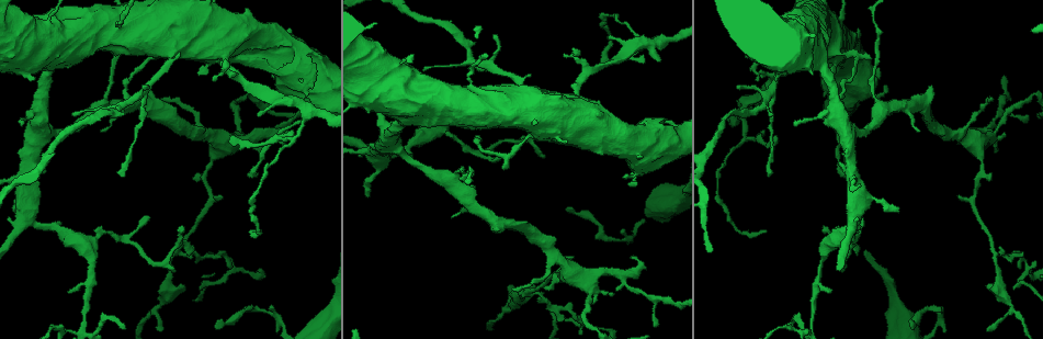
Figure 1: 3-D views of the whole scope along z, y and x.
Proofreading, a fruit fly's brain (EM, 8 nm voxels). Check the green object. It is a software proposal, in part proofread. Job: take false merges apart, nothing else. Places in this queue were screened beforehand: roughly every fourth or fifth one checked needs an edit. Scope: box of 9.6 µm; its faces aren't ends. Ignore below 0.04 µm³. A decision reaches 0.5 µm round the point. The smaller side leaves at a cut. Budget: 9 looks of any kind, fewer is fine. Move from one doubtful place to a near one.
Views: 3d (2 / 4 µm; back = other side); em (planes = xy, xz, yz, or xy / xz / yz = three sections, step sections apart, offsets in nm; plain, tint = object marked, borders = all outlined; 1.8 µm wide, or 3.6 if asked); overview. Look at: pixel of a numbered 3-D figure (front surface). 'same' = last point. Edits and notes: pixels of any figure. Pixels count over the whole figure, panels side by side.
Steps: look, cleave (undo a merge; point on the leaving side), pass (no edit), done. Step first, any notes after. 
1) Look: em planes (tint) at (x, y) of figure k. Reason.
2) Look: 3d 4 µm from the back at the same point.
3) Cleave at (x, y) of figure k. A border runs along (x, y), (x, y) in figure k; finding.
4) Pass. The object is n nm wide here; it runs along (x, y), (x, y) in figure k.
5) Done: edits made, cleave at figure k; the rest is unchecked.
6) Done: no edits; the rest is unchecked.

Look: em xy step 8 (borders) at (156, 306) of figure 1. Thick turns thin.

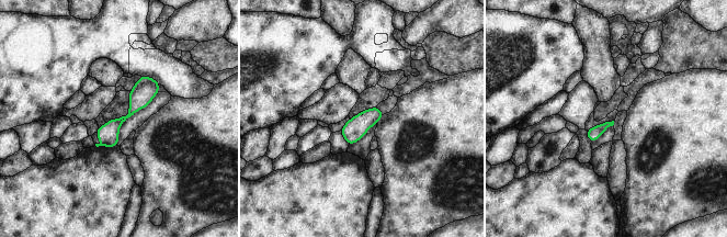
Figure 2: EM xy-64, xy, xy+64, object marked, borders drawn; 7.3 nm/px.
Pass. The object is 80 nm wide here; it runs along (155, 83), (109, 133), (103, 143) in figure 2; continuous, no second cell.

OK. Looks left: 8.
Look: 3d 4 µm at (578, 278) of figure 1. Sudden change in width.

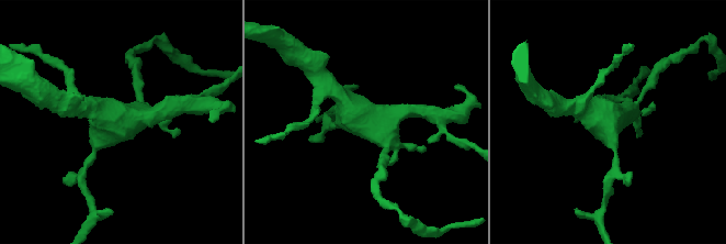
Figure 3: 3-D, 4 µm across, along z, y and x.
Look: em 3.6 µm planes (tint) at (366, 120) of figure 3.

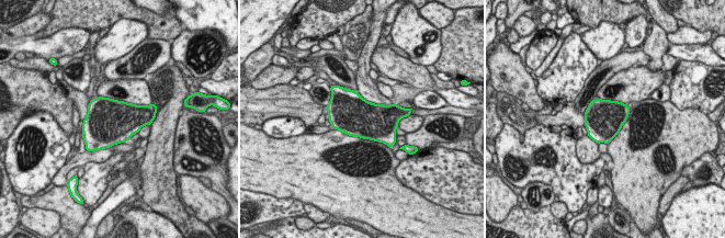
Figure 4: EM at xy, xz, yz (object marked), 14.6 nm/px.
Pass. The object is 550 nm wide here; continuous, no second cell.

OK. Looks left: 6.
Look: em 3.6 µm planes (borders) at (832, 52) of figure 1. Thick turns thin.

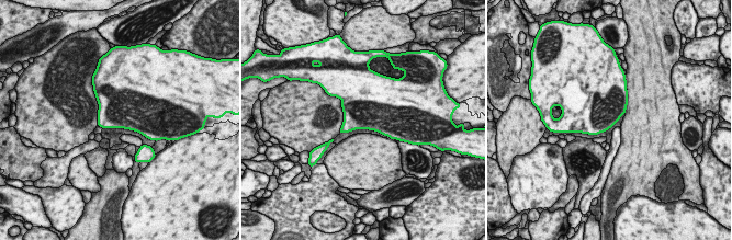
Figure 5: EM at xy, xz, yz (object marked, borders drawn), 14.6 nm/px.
Pass. The object is 500 nm wide here; one cell here.

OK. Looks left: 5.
Done: no edits; the rest is unchecked.

